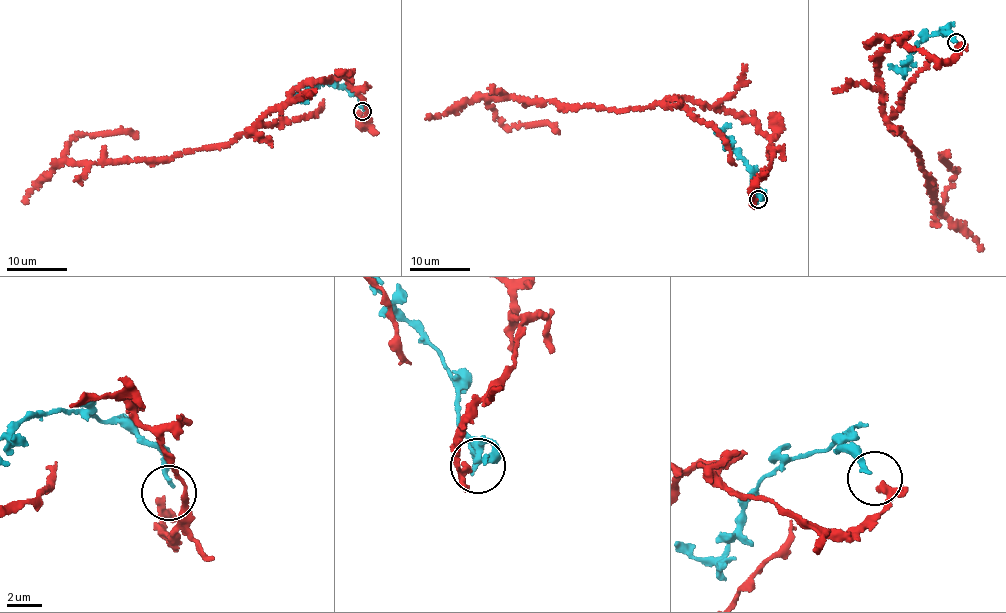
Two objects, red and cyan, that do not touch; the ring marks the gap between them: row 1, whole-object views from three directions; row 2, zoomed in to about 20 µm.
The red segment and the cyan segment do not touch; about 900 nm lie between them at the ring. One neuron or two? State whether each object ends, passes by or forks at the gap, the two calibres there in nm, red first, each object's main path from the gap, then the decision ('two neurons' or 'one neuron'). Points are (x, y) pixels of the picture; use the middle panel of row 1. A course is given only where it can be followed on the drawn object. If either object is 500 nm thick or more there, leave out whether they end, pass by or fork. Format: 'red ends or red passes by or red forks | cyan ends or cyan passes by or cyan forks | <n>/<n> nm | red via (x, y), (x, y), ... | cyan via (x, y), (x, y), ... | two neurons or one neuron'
red ends | cyan ends | 420/240 nm | red via (756, 200), (773, 150), (725, 111), (676, 98), (623, 111), (488, 100), (506, 127), (558, 131) | cyan via (760, 200), (763, 192), (752, 186), (752, 172), (744, 159), (722, 135), (722, 129), (730, 123) | two neurons

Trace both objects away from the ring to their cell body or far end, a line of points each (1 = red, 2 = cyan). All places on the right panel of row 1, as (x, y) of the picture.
1: (958, 44), (945, 62), (889, 41), (879, 67), (886, 120), (916, 149), (940, 208), (956, 171), (948, 155)
2: (956, 41), (944, 31), (926, 35), (916, 43), (902, 70), (887, 65)

